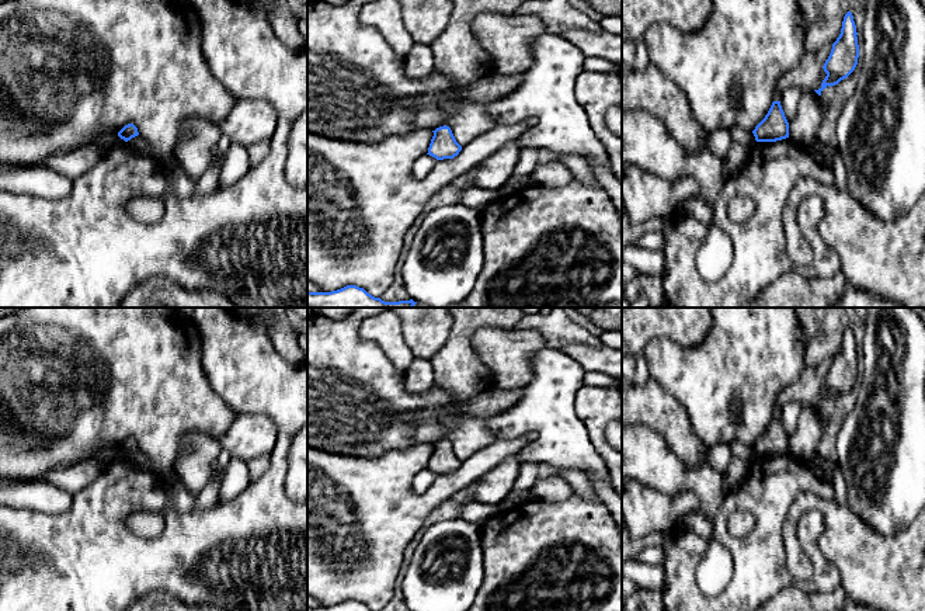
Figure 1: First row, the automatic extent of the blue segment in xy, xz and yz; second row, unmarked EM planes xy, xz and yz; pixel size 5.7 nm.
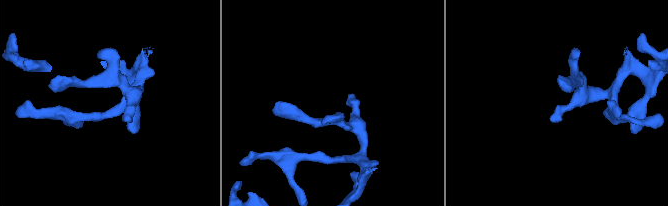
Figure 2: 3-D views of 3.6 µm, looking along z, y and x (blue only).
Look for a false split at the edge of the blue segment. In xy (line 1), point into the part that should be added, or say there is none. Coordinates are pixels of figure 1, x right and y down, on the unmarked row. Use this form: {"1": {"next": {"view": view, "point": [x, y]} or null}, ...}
{"1": {"next": null}}

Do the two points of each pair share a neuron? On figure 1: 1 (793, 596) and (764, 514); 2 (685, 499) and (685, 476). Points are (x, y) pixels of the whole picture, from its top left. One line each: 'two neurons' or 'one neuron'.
1: two neurons
2: two neurons

